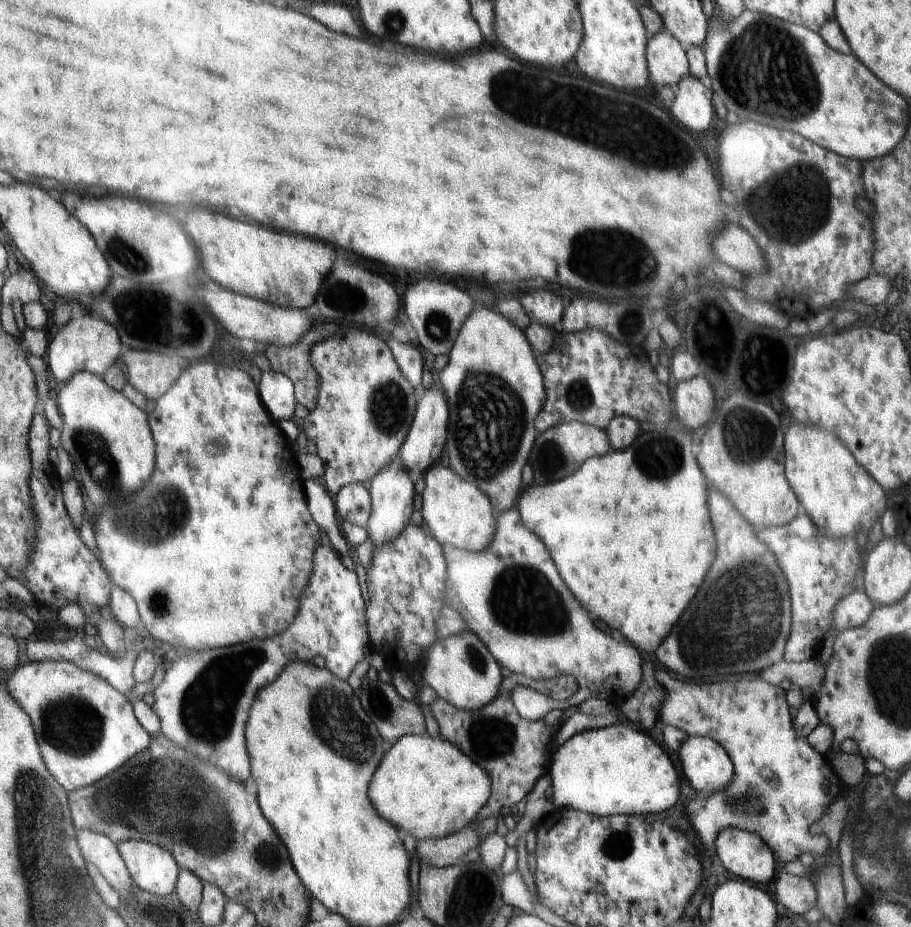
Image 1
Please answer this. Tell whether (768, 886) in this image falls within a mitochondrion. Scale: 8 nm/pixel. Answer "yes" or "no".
no

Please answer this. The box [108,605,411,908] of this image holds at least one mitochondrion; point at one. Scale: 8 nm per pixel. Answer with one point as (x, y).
(207, 708)

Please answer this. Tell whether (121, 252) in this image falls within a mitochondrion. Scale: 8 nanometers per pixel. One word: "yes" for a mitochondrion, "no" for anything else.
yes

